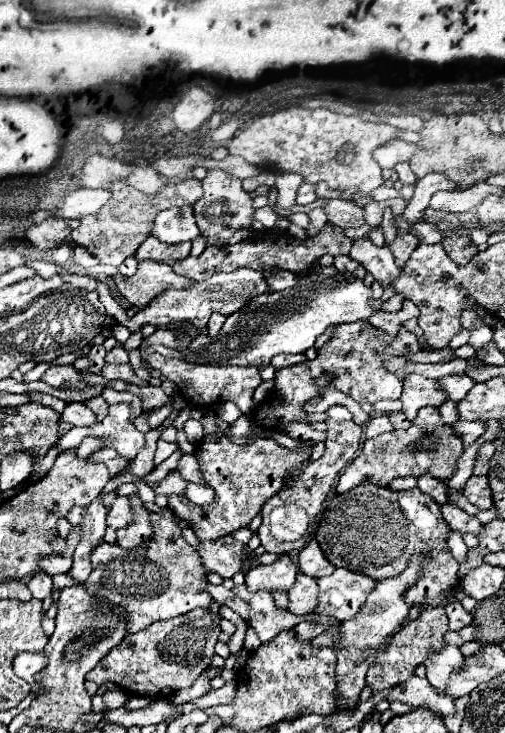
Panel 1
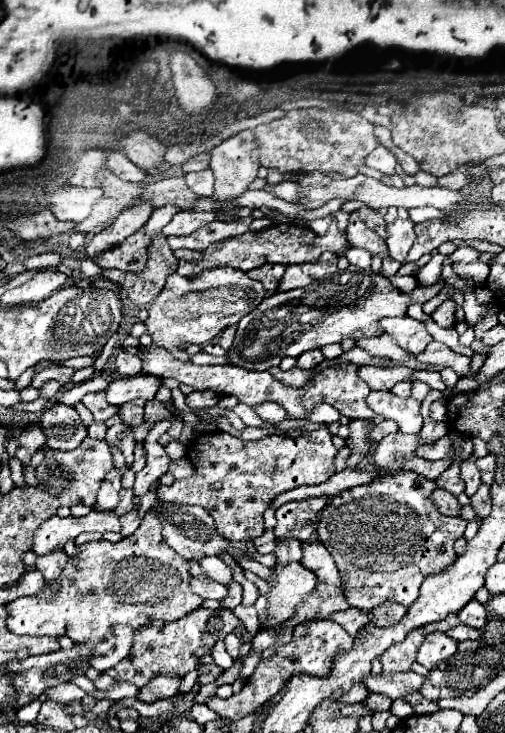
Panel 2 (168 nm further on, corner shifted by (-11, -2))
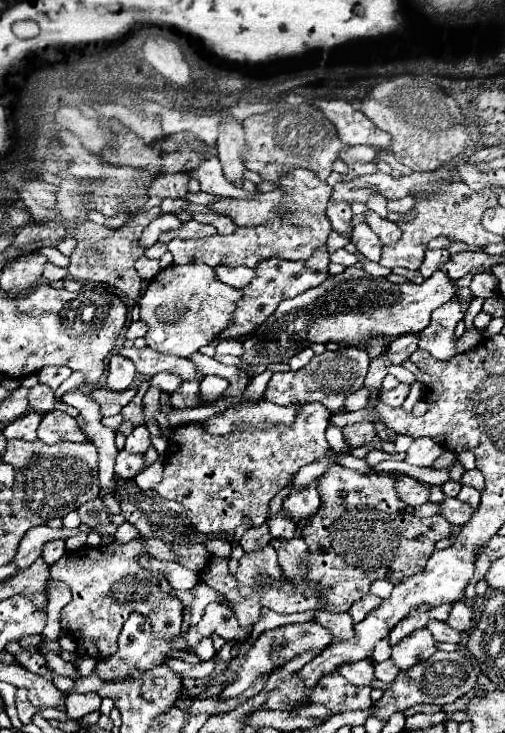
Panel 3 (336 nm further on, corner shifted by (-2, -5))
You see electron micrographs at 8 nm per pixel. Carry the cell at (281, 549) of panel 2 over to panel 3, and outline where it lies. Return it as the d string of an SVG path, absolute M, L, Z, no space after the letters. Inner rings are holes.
M275 513L269 523L269 533L271 533L271 539L289 541L295 537L295 525L287 517L283 517L283 513Z

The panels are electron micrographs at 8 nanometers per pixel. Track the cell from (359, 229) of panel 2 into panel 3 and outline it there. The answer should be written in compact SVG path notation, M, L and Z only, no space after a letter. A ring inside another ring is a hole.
M329 203L327 205L327 219L331 221L333 231L337 231L339 235L343 235L347 239L351 239L351 217L353 217L353 213L347 203L337 203L337 205Z

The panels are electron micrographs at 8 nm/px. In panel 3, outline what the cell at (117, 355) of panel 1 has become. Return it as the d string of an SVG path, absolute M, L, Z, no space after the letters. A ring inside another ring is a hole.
M119 353L111 355L109 359L109 373L107 373L107 387L113 391L125 391L131 387L135 379L135 365L121 357Z

